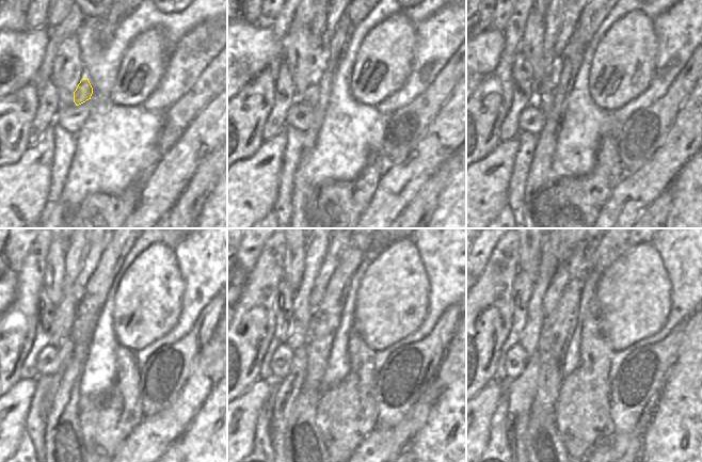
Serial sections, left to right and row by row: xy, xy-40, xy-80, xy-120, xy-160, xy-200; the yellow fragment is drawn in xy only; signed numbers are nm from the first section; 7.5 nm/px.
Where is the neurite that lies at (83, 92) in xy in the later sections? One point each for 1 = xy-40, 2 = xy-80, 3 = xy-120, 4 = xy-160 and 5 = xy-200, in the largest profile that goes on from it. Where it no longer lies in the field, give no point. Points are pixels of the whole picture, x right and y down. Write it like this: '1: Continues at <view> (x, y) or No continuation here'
1: Continues at xy-40 (310, 97)
2: Continues at xy-80 (546, 97)
3: Continues at xy-120 (64, 350)
4: Continues at xy-160 (286, 392)
5: Continues at xy-200 (520, 393).

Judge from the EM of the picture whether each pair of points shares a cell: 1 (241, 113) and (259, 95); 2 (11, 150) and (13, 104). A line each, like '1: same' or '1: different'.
1: same
2: same

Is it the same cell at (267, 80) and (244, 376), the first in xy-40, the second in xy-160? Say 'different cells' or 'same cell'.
same cell

